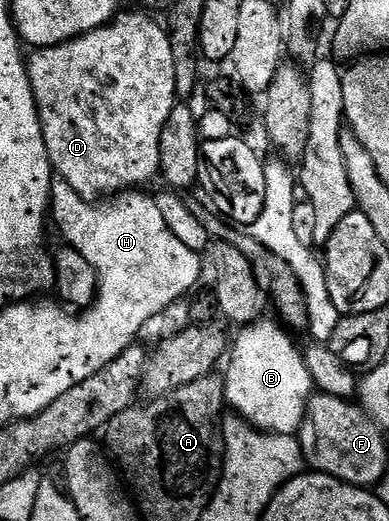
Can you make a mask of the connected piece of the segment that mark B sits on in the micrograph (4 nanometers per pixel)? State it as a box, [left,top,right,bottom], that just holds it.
[223,319,315,436]

